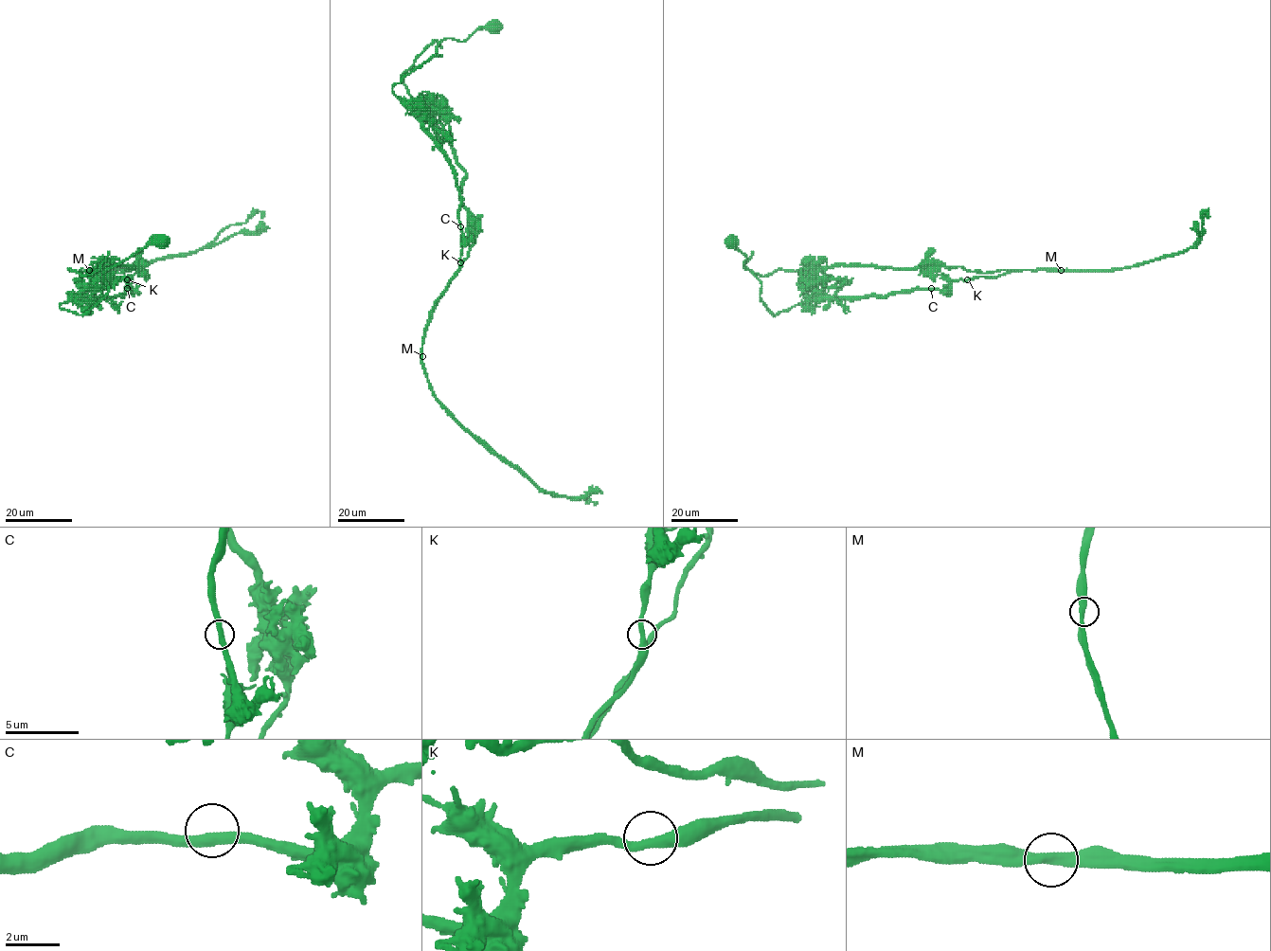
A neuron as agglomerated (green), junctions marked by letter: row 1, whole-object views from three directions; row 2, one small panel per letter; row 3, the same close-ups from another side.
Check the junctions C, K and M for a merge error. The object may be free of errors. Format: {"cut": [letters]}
{"cut": ["M"]}

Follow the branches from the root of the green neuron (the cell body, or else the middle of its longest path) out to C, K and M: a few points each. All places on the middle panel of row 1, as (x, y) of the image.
C: (495, 26), (480, 26), (463, 41), (442, 40), (441, 56), (392, 87), (453, 170), (460, 226)
K: (495, 26), (480, 26), (463, 41), (442, 40), (441, 56), (392, 87), (453, 170), (461, 198), (460, 262)
M: (495, 26), (442, 40), (441, 56), (392, 87), (443, 153), (461, 198), (460, 267), (433, 309), (422, 356)

